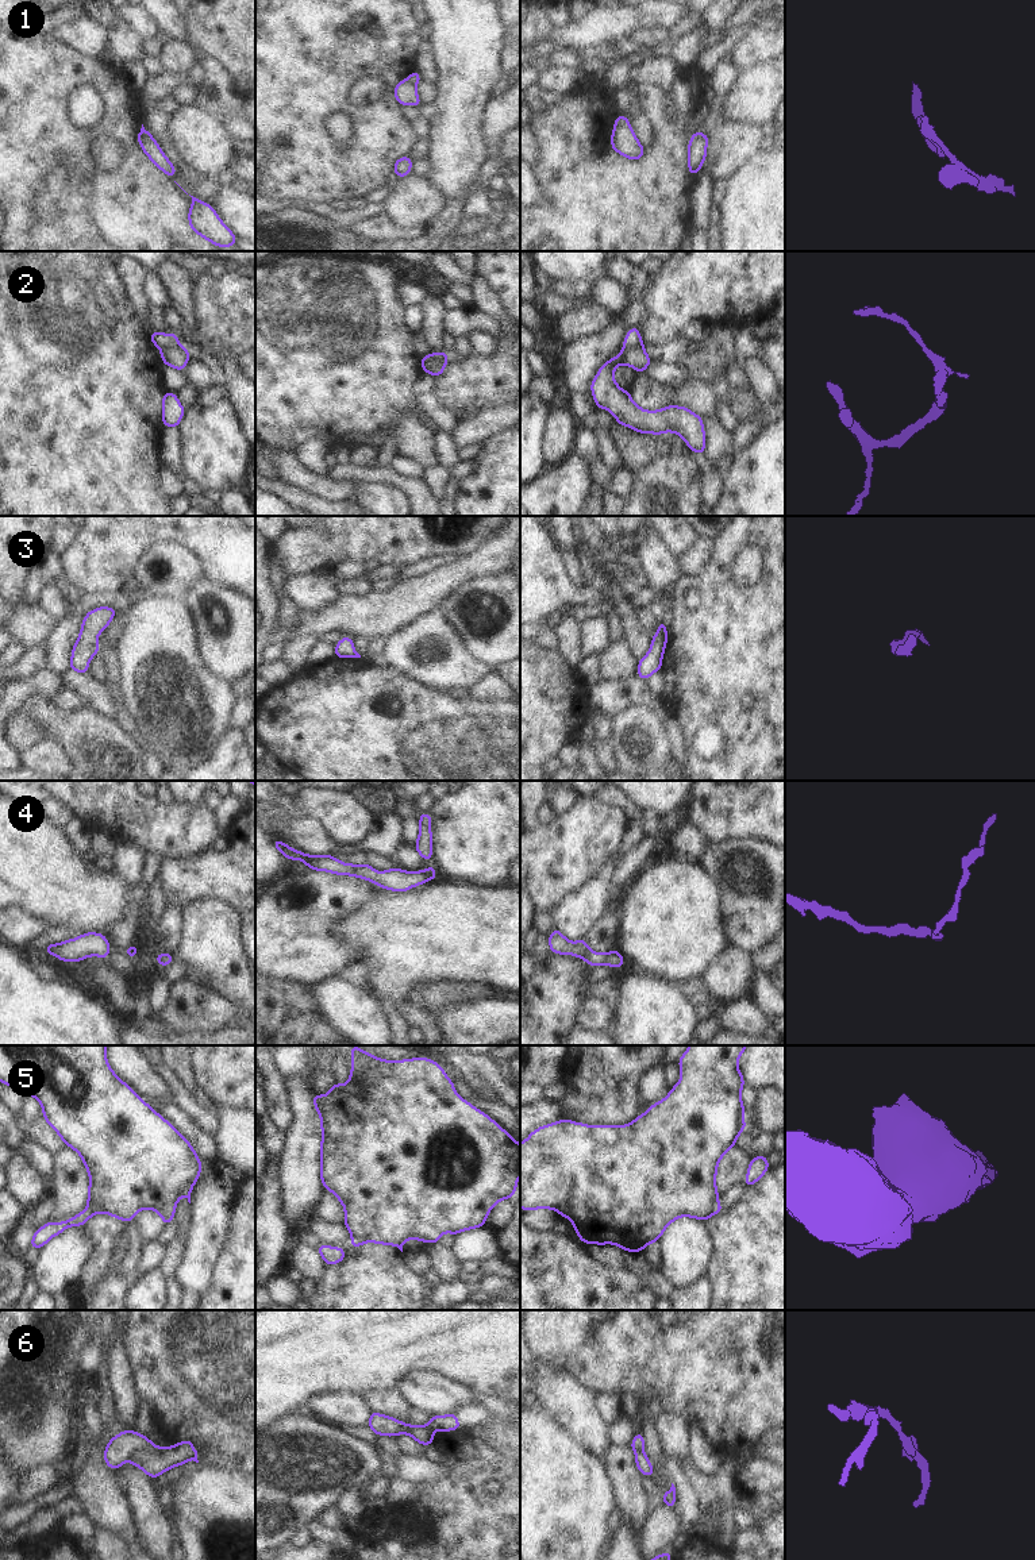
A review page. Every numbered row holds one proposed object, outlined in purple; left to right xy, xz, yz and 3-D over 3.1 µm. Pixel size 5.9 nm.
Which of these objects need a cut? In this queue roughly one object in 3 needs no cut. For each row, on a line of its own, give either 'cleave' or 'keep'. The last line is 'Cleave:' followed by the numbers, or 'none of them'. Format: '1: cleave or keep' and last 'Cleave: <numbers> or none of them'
1: cleave
2: cleave
3: keep
4: keep
5: cleave
6: cleave
Cleave: 1, 2, 5, 6

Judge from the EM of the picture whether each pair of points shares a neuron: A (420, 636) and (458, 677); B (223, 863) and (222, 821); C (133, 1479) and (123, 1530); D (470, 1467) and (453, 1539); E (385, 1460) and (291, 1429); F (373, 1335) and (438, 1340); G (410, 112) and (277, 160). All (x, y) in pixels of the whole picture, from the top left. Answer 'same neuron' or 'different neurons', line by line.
A: same neuron
B: different neurons
C: different neurons
D: same neuron
E: different neurons
F: same neuron
G: different neurons

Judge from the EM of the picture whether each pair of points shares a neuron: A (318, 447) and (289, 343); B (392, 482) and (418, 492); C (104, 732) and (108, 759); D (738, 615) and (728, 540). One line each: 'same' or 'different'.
A: different
B: same
C: same
D: same

